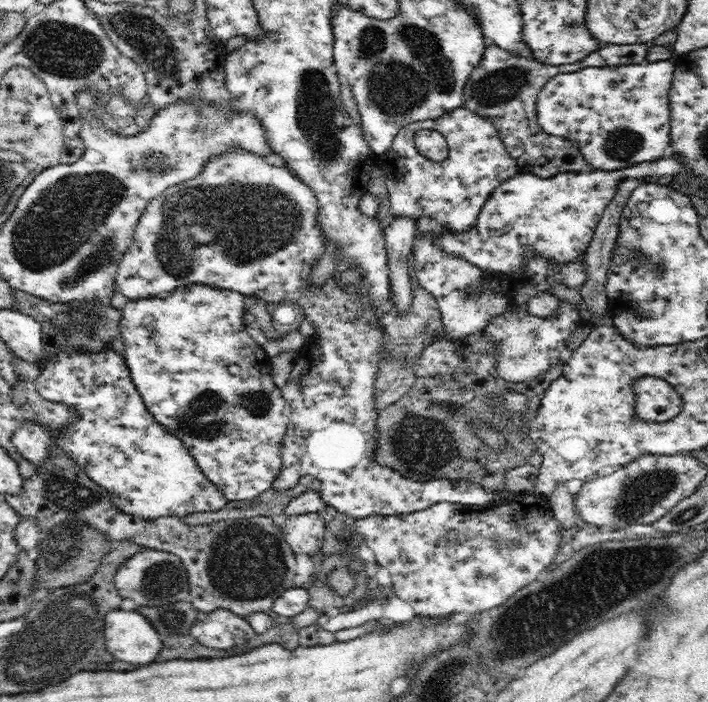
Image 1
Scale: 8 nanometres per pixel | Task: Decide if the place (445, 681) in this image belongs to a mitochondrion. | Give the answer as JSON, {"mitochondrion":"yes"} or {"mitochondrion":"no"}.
{"mitochondrion":"yes"}

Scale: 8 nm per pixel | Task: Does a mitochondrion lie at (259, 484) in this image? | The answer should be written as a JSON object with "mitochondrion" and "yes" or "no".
{"mitochondrion":"no"}

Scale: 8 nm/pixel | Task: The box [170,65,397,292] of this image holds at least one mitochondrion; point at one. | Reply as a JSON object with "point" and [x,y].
{"point":[277,217]}

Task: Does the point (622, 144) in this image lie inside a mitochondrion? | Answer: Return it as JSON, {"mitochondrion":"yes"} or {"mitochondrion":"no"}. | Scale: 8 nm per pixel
{"mitochondrion":"yes"}

